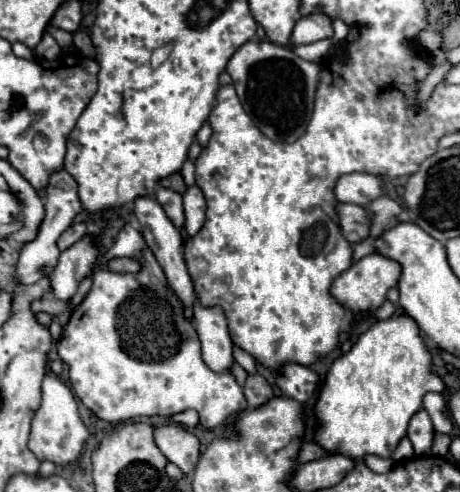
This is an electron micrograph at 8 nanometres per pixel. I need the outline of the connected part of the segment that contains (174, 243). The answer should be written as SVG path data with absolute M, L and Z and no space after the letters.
M136 198L134 200L134 214L136 218L140 220L142 224L142 236L148 244L148 248L154 252L158 264L162 266L164 274L166 274L166 280L170 284L170 288L174 290L174 294L182 300L184 304L184 316L188 320L192 320L194 312L194 300L196 300L196 294L194 294L194 286L192 286L192 278L188 274L188 268L186 268L186 262L184 262L184 250L182 250L182 236L180 232L174 228L174 224L166 218L162 206L158 206L158 202L154 202L154 198Z

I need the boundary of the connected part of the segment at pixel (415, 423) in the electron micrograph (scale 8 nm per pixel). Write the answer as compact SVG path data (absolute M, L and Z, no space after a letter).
M424 408L418 414L414 414L414 418L410 420L408 438L414 446L416 456L430 454L430 446L432 446L432 440L434 440L434 428L432 428L432 420L430 420L430 416Z

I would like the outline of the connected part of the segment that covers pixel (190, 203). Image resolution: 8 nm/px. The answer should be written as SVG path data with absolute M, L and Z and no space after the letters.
M190 186L184 192L184 212L186 212L186 232L188 236L194 236L206 218L206 200L198 186Z

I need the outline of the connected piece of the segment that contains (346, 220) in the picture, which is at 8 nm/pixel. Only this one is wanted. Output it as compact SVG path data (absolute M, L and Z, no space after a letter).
M336 202L334 210L336 210L336 216L338 216L338 228L348 242L356 244L356 242L360 242L368 236L370 218L368 218L368 212L362 206Z

